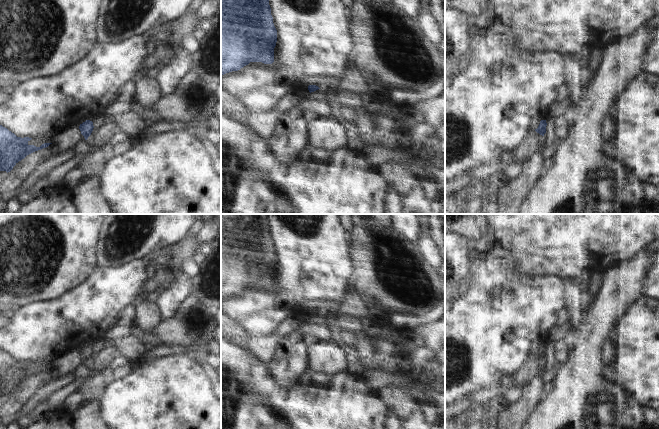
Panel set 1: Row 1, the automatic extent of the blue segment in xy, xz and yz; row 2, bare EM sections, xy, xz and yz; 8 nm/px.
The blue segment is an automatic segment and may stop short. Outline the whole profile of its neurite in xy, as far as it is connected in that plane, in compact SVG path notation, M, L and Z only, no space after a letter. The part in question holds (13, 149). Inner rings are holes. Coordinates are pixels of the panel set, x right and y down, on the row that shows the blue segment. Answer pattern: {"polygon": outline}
{"polygon": "M0 125L0 171L10 172L27 155L52 144L44 143L40 147L36 147L28 144L31 139L29 137L17 137L7 128Z"}

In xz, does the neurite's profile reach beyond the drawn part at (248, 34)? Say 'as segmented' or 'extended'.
as segmented

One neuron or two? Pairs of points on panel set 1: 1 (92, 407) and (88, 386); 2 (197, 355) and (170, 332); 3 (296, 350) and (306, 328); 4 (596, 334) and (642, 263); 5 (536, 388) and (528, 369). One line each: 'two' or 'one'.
1: two
2: one
3: two
4: one
5: two

